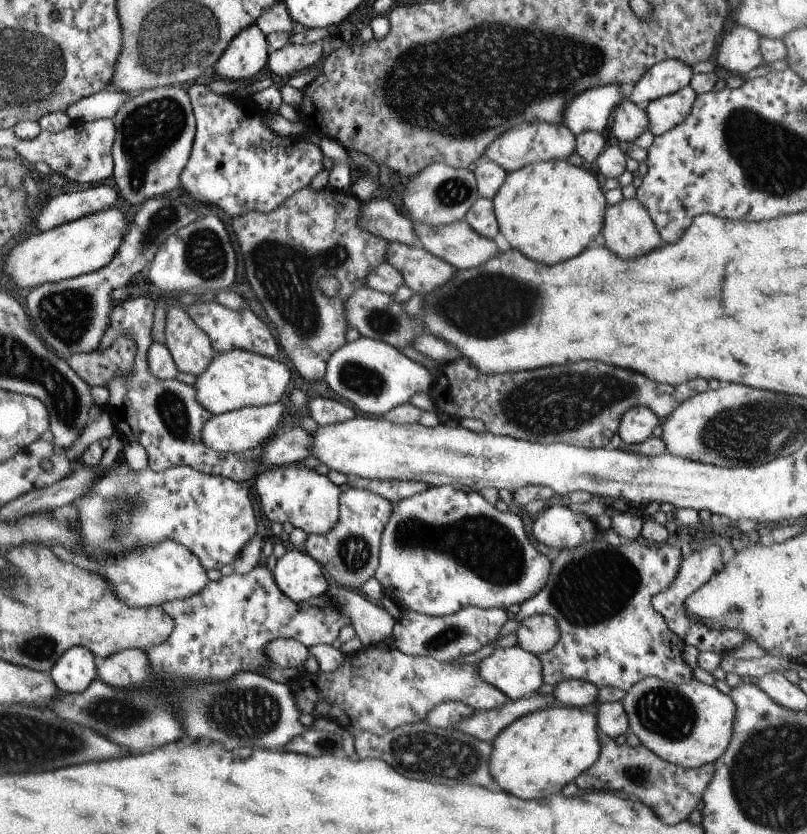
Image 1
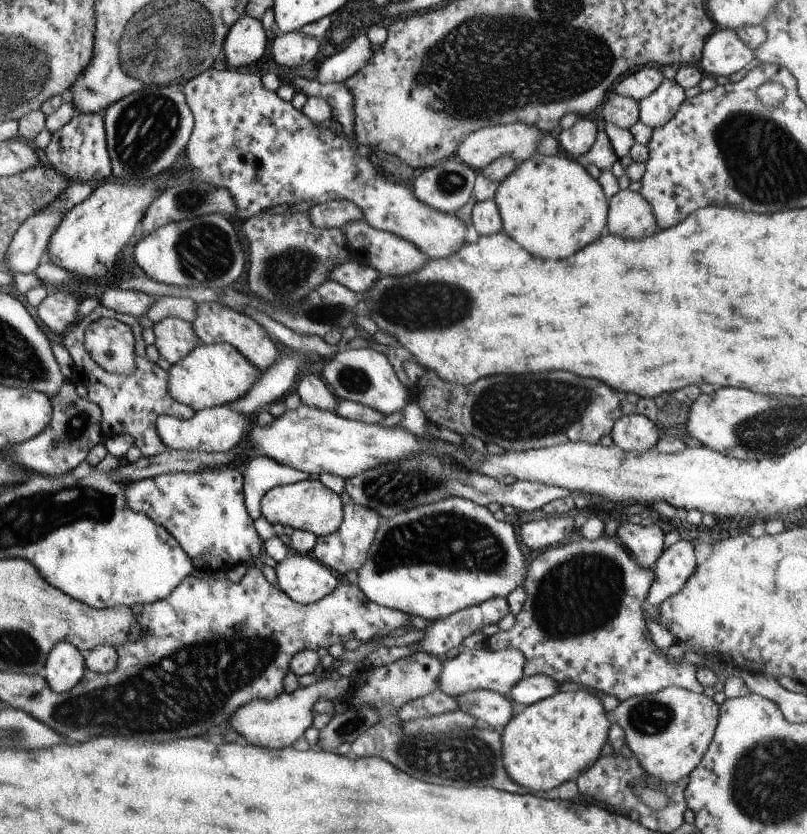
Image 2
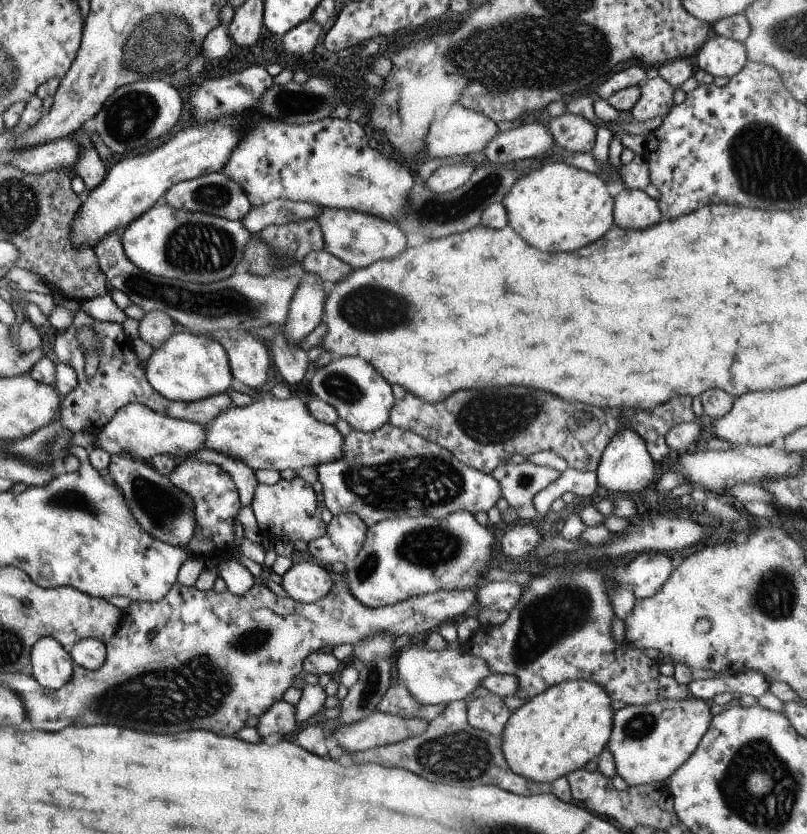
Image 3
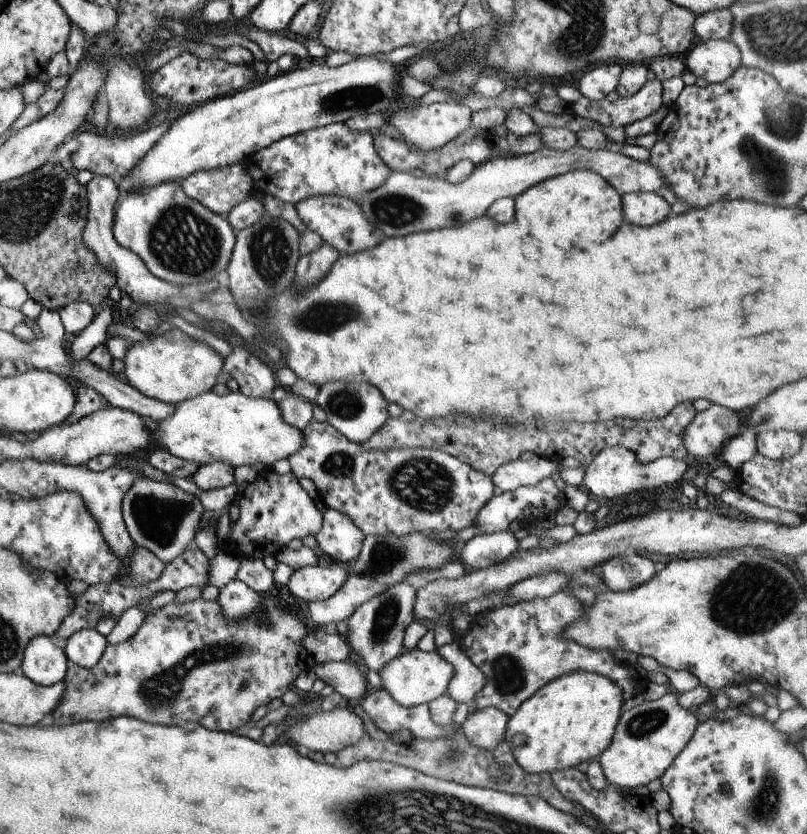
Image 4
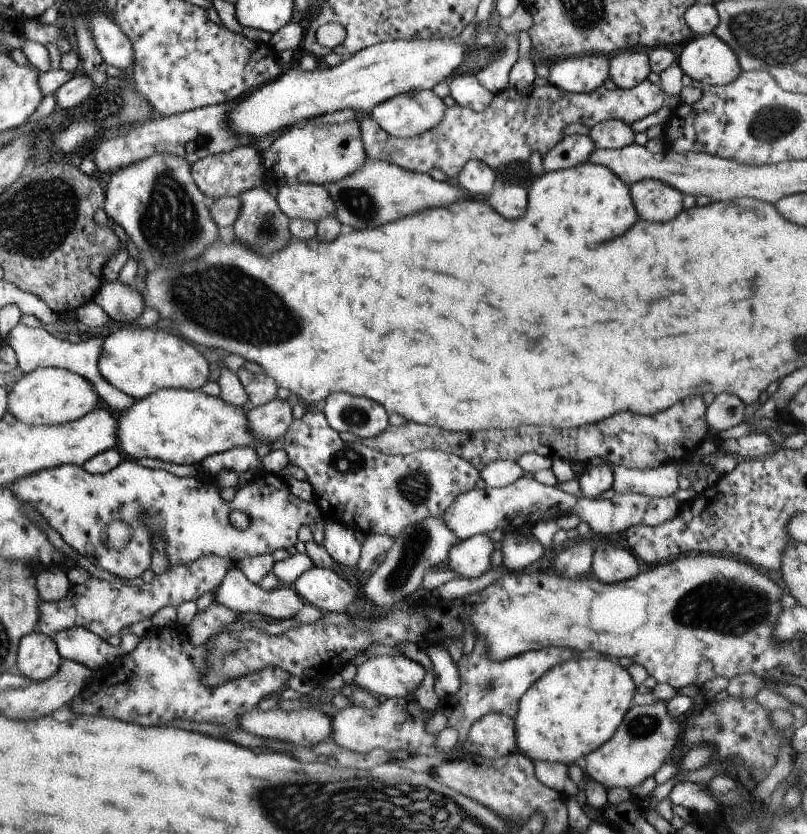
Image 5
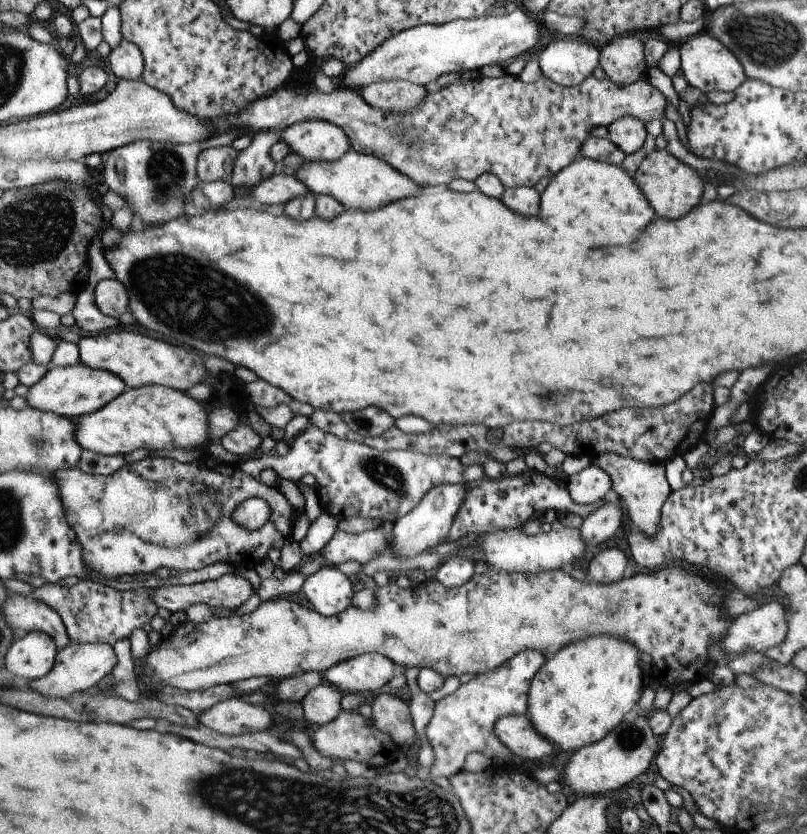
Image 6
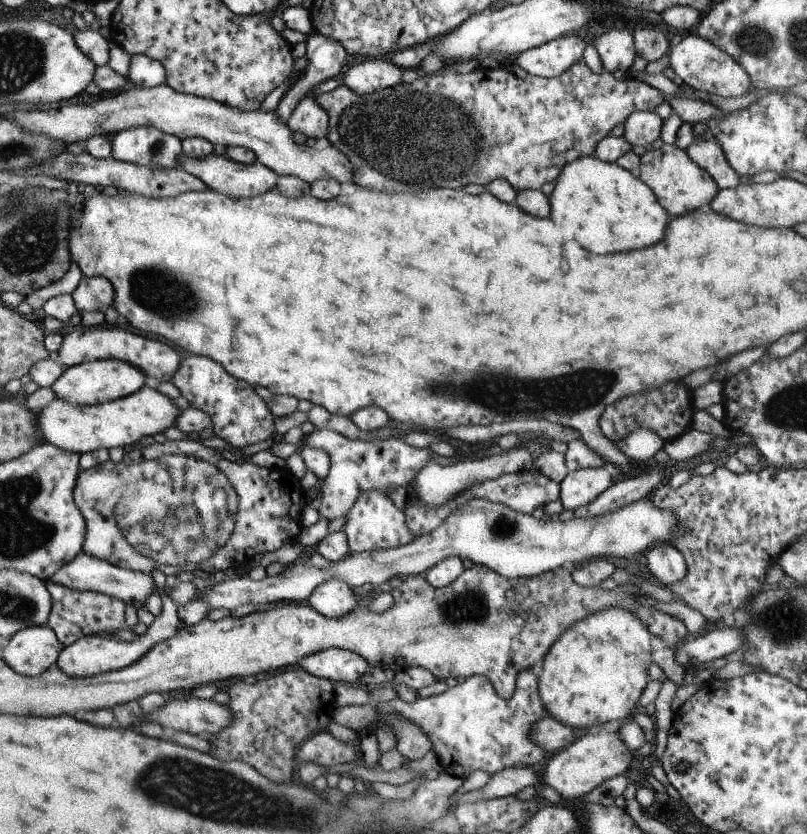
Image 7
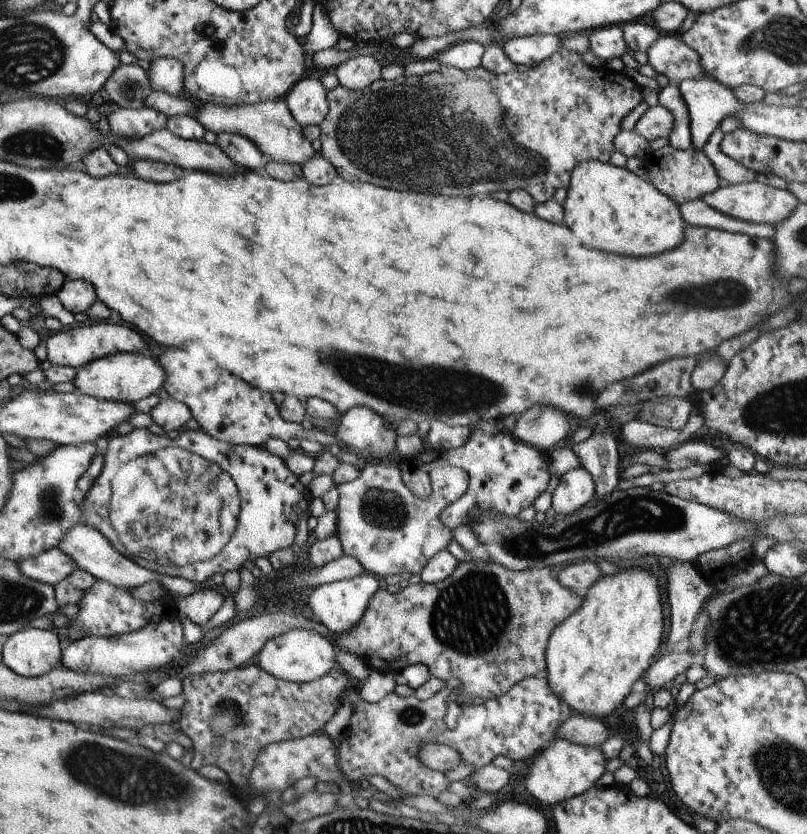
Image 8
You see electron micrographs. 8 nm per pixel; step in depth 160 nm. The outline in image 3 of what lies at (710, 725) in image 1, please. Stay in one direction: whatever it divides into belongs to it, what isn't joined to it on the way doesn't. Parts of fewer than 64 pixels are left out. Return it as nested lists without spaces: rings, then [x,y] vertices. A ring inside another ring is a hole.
[[[691,696],[625,705],[614,711],[607,748],[611,751],[616,774],[629,787],[666,781],[691,756],[714,711],[715,708],[708,708],[703,700]]]

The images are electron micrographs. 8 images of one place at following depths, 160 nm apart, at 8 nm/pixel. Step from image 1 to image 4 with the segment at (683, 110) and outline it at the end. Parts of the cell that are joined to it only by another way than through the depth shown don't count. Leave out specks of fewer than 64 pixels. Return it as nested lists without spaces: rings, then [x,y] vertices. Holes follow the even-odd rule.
[[[647,79],[635,94],[619,97],[614,102],[606,99],[590,101],[582,96],[569,105],[573,116],[589,118],[609,128],[624,127],[645,118],[662,105],[662,81]]]

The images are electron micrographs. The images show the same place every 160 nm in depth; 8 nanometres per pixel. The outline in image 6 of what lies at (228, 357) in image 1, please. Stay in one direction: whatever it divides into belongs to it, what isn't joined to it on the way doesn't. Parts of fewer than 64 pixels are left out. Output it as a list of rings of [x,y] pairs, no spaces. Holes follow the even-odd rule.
[[[107,332],[97,336],[81,337],[76,343],[78,360],[92,369],[104,370],[118,376],[129,389],[140,386],[161,385],[178,391],[186,391],[192,385],[201,383],[208,374],[203,367],[203,355],[187,350],[169,340],[149,338],[135,332]]]

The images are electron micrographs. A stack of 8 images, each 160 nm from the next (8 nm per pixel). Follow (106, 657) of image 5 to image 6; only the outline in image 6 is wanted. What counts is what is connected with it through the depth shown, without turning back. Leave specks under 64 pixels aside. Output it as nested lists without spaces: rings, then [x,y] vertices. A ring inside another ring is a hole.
[[[8,593],[2,604],[2,613],[16,638],[27,631],[41,631],[54,640],[58,650],[71,643],[59,615],[31,594],[21,597]]]

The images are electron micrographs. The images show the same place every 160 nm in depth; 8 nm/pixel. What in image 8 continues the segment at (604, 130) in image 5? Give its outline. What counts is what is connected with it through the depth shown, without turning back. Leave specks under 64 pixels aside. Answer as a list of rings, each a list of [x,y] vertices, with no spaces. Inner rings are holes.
[[[657,104],[647,107],[635,122],[632,130],[639,133],[639,136],[642,136],[646,141],[654,138],[668,138],[673,123],[672,114]]]

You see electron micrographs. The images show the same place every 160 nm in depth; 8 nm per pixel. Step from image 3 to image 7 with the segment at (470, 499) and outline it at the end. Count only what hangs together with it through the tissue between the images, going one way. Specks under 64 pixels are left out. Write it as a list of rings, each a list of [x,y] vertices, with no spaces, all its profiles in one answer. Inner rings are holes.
[[[312,429],[302,440],[311,448],[324,450],[329,458],[329,468],[322,481],[316,508],[318,516],[329,521],[340,516],[345,517],[358,496],[366,491],[377,490],[389,495],[401,486],[410,489],[416,473],[435,454],[431,449],[415,448],[399,439],[353,440],[329,429]]]

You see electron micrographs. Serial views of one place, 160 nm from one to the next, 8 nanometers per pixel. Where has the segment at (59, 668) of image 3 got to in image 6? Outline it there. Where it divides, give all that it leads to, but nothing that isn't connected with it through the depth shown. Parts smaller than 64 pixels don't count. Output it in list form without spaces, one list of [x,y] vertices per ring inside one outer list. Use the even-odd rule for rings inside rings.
[[[27,631],[15,638],[4,656],[4,667],[15,676],[31,680],[41,678],[53,666],[58,648],[41,631]]]

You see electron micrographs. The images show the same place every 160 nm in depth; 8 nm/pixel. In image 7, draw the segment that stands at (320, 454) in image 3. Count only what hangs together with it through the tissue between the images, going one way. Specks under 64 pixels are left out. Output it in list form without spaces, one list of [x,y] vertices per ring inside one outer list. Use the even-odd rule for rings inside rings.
[[[143,385],[141,389],[136,390],[133,394],[128,394],[126,397],[93,406],[70,405],[55,397],[46,408],[43,408],[36,415],[38,429],[45,442],[80,455],[97,449],[109,450],[109,448],[117,448],[117,446],[128,449],[143,441],[151,440],[154,435],[159,435],[163,430],[167,430],[169,426],[174,426],[176,418],[180,415],[180,410],[172,399],[167,398],[157,389]]]

